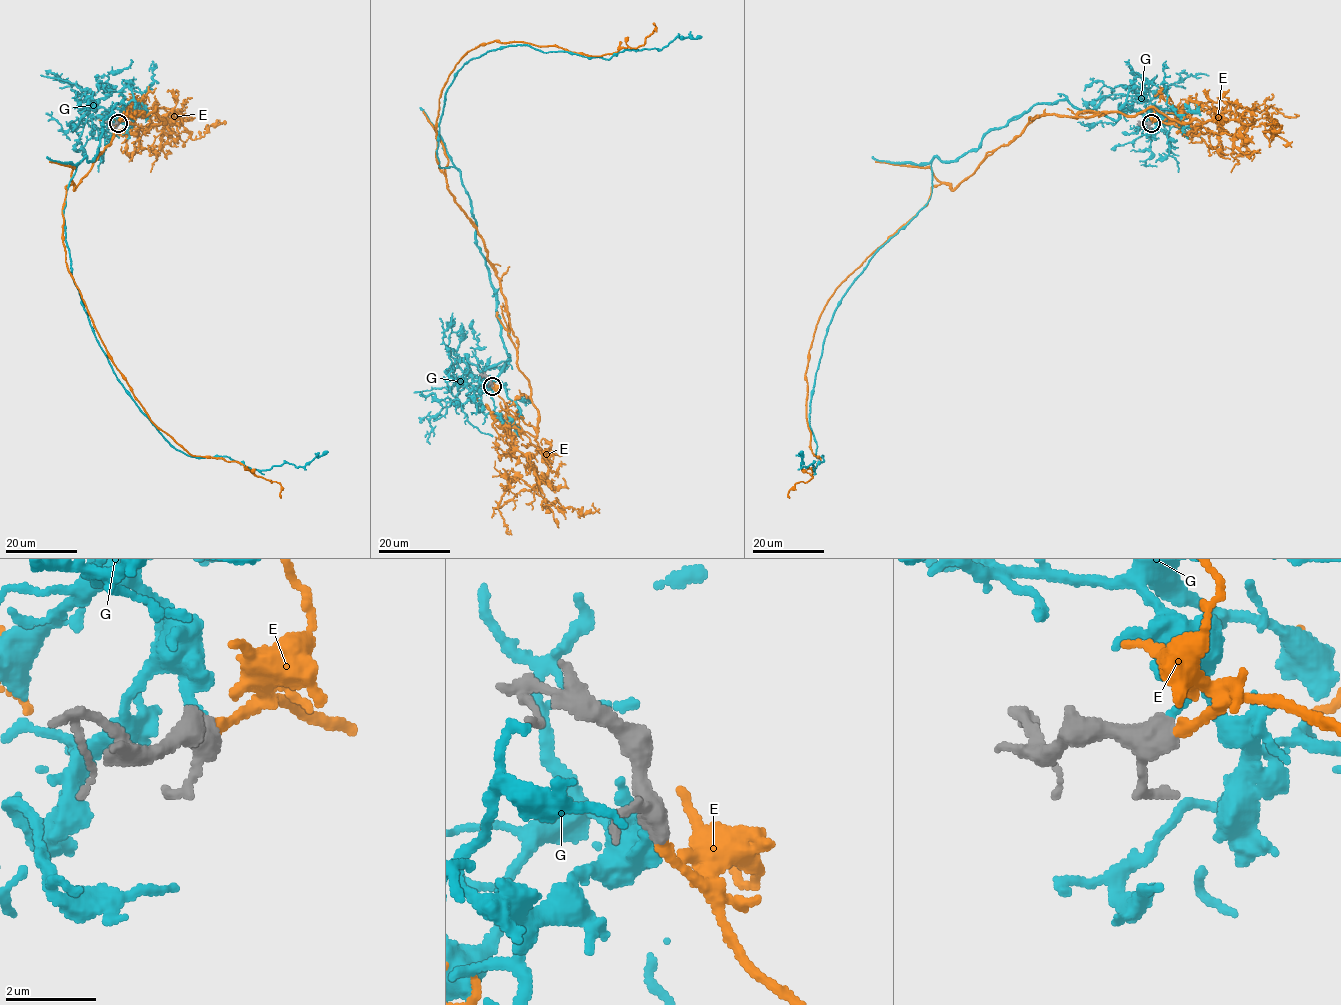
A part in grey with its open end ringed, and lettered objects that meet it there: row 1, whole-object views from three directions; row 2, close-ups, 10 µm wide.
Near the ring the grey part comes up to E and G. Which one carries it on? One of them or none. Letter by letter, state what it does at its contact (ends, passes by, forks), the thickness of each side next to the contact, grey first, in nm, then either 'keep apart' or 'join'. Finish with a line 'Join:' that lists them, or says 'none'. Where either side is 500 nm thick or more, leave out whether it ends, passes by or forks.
E: it ends; calibres 400 and 240 nm; join
G: it ends; calibres 400 and 220 nm; keep apart
Join: E

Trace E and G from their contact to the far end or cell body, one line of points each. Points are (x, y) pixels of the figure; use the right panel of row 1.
E: (1151, 123), (1191, 118), (1044, 114), (953, 189), (932, 187), (815, 328), (820, 461), (789, 498)
G: (1150, 121), (1057, 100), (935, 156), (929, 201), (828, 327), (823, 460), (801, 451)

